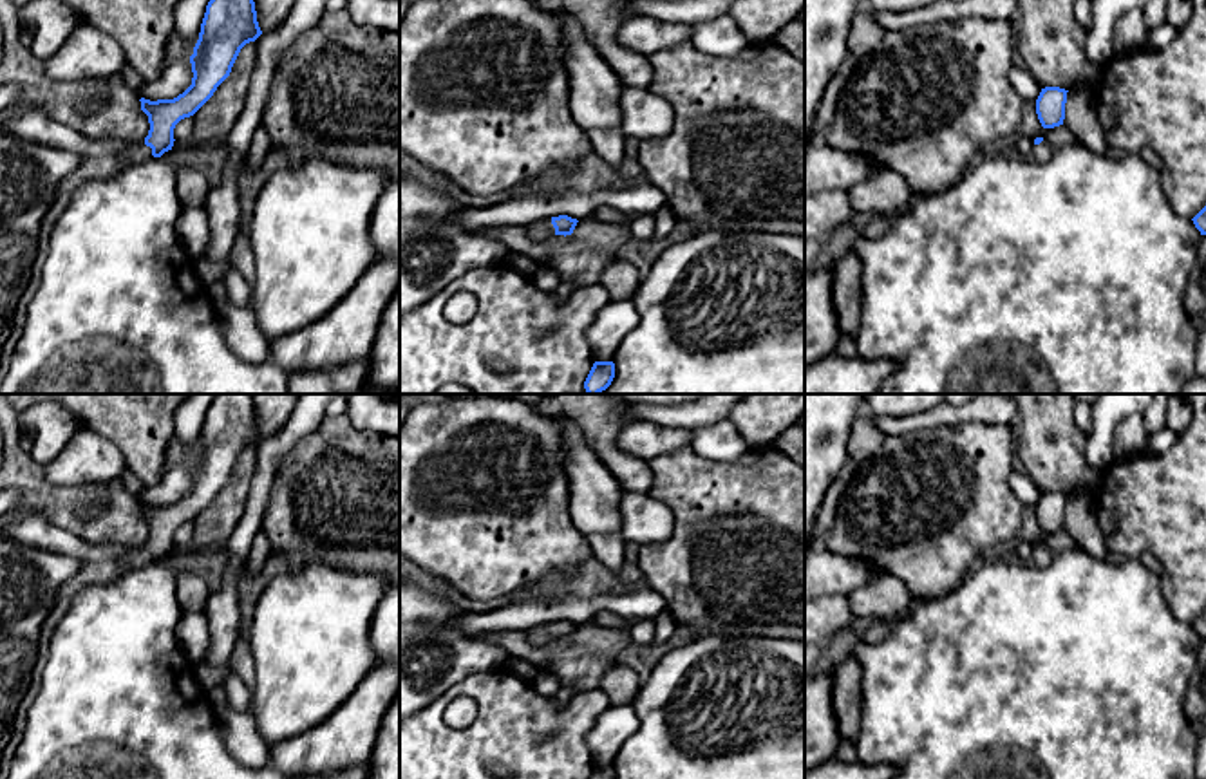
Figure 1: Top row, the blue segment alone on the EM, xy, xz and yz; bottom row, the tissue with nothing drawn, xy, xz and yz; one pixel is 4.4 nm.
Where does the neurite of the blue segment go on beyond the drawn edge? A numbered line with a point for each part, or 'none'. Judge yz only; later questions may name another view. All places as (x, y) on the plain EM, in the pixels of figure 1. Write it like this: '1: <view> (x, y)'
1: yz (1044, 555)

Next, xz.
1: xz (543, 633)

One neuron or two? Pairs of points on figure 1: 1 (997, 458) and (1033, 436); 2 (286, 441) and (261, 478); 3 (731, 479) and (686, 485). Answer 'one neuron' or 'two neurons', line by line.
1: two neurons
2: one neuron
3: one neuron

